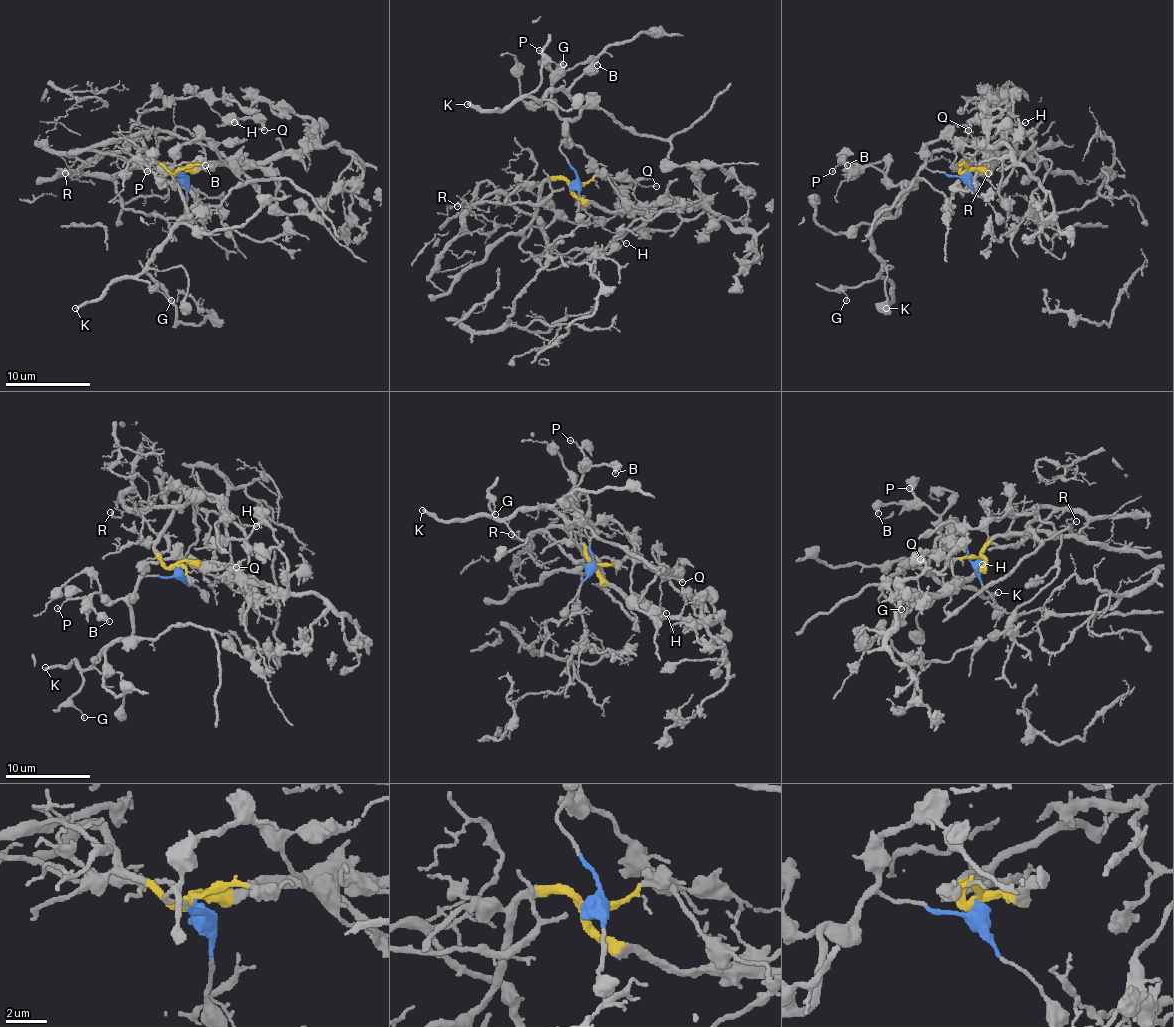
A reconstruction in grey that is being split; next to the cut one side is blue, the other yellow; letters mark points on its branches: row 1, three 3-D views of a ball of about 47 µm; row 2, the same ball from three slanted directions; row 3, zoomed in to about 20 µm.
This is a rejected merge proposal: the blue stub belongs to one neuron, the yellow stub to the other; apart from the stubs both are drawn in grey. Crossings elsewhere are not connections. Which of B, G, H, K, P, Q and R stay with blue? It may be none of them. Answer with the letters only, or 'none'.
B, G, K, P, Q

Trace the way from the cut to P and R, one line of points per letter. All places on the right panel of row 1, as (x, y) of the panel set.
P: (966, 174), (953, 176), (924, 167), (911, 180), (896, 184), (871, 165), (841, 163), (833, 172)
R: (966, 172), (960, 172), (960, 167), (985, 163), (985, 151), (1006, 153), (1013, 159), (987, 174)

